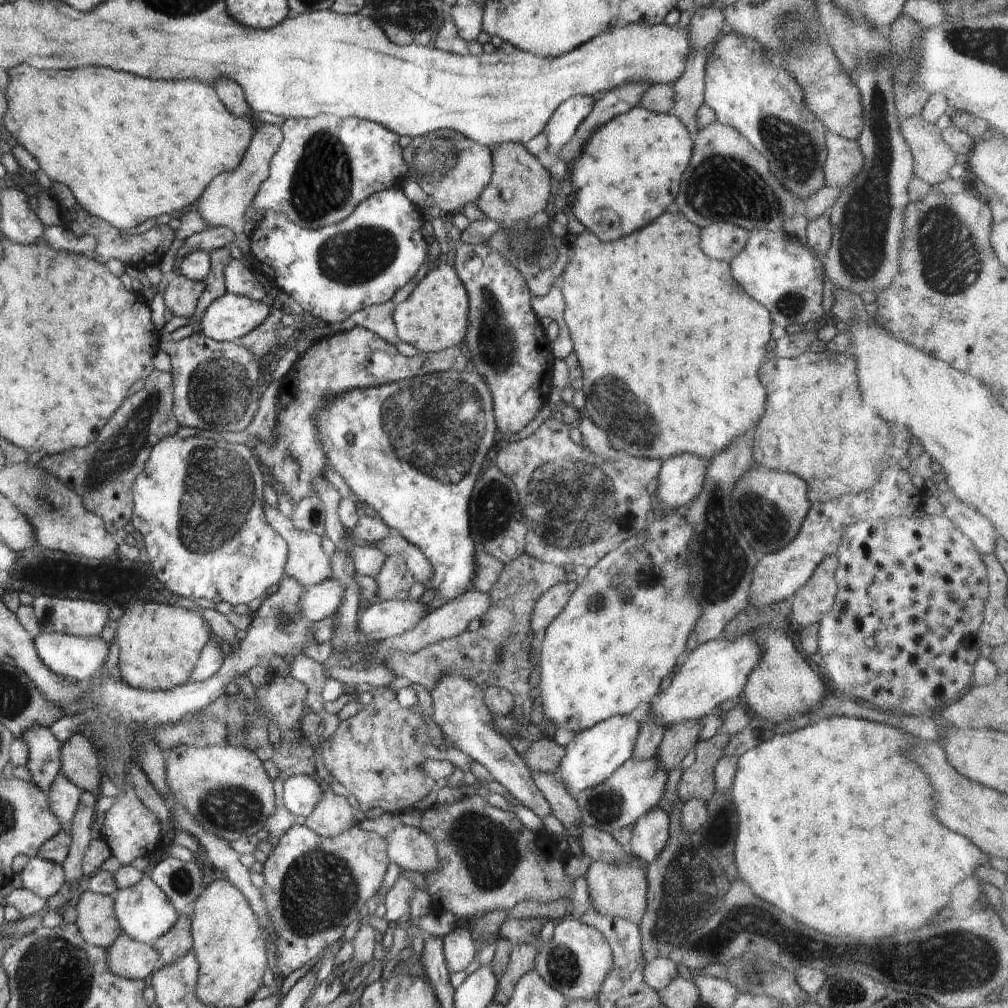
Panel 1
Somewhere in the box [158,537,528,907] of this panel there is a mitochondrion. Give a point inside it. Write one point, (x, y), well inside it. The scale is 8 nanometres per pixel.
(488, 852)

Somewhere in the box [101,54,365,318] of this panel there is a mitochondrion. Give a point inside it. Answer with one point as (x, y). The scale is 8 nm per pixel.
(320, 182)

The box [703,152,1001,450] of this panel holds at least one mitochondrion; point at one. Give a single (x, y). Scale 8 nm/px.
(950, 254)

